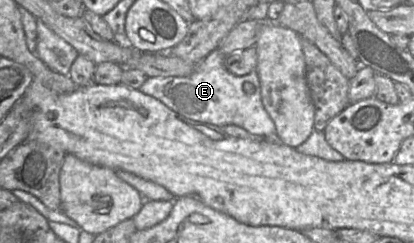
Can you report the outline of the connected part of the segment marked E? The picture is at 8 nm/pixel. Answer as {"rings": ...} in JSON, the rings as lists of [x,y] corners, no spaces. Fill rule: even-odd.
{"rings":[[[216,48],[195,66],[191,75],[148,77],[139,91],[159,100],[174,112],[191,120],[219,127],[234,124],[248,131],[253,137],[279,141],[275,124],[262,104],[257,70],[244,76],[234,75],[226,69],[225,58],[226,56]],[[245,83],[251,83],[254,86],[253,93],[246,94],[243,91]]]}

